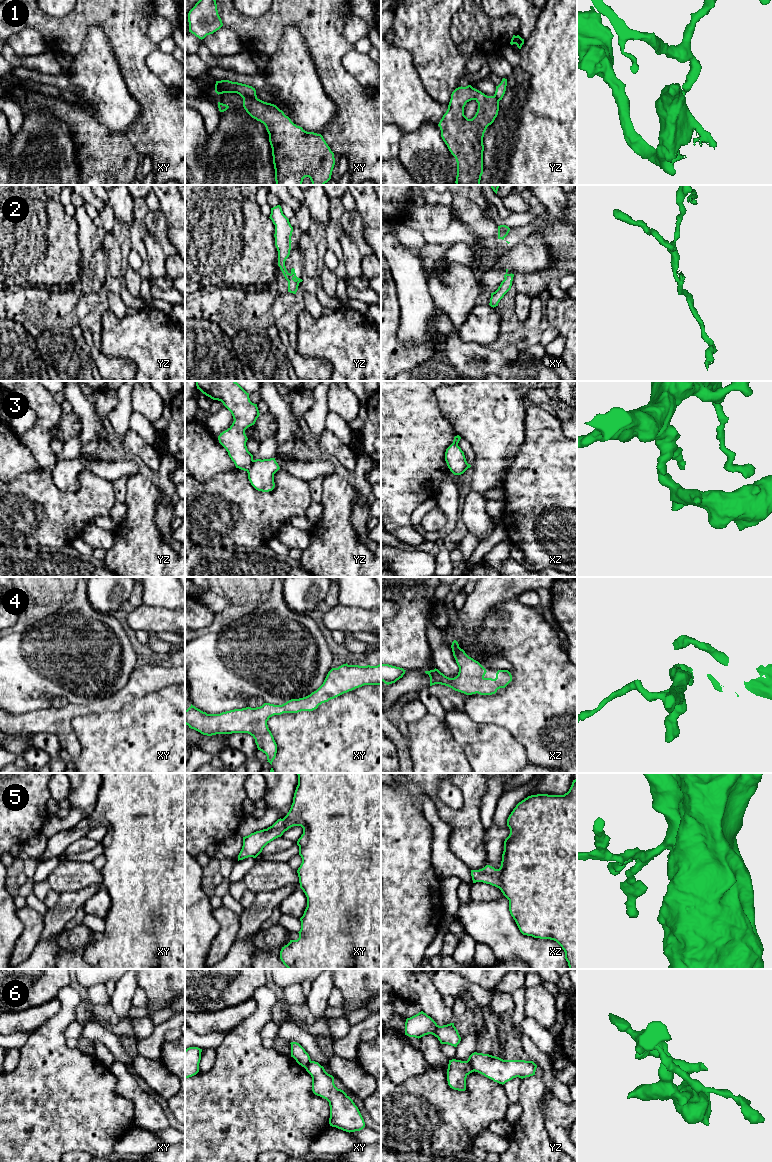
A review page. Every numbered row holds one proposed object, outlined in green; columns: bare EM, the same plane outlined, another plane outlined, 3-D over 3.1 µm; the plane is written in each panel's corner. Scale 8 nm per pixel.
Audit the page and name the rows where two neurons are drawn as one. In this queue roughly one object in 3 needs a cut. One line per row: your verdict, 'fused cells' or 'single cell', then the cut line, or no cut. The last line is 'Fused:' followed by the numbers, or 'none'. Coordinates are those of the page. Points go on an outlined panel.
1: fused cells; cut xy (243, 97), (254, 97), (257, 99)
2: fused cells; cut yz (290, 274), (293, 278)
3: fused cells; cut yz (253, 460), (247, 471)
4: single cell; cut none
5: single cell; cut none
6: fused cells; cut yz (467, 1060), (474, 1070)
Fused: 1, 2, 3, 6

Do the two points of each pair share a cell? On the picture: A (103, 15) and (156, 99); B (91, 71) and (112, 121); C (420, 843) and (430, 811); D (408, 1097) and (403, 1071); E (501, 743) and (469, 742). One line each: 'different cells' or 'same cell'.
A: same cell
B: same cell
C: different cells
D: different cells
E: same cell

